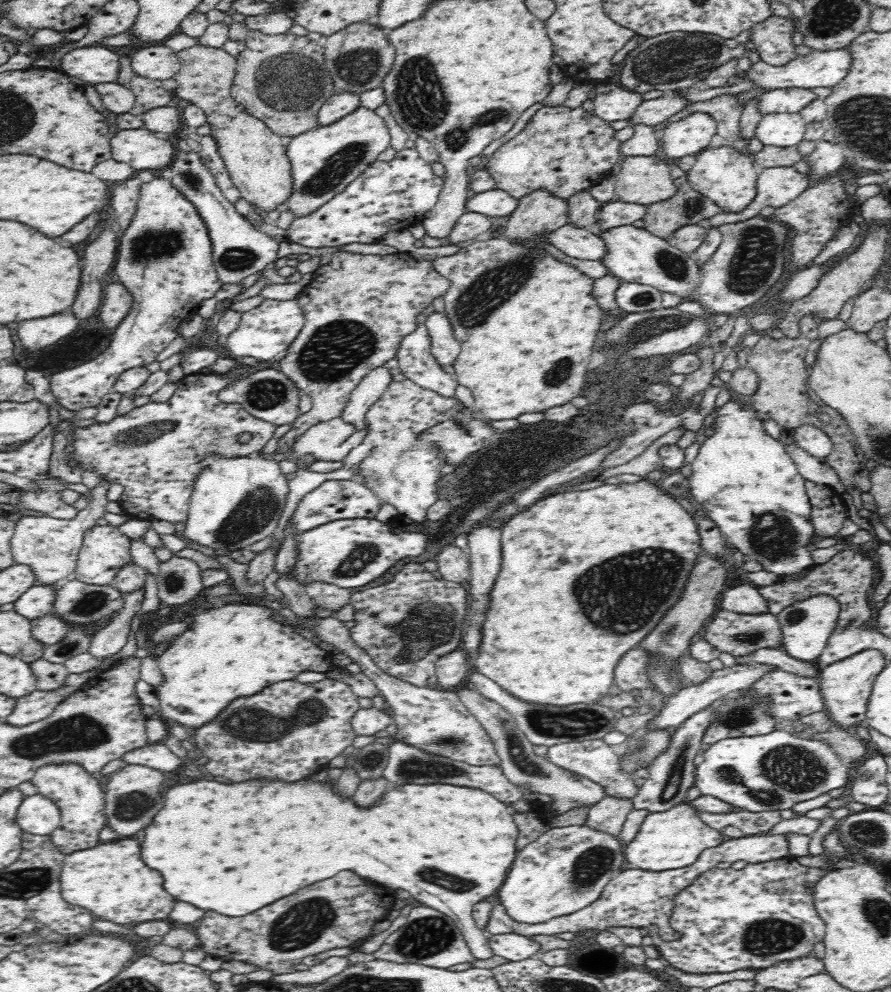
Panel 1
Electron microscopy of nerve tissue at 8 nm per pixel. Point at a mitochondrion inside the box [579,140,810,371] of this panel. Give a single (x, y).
(750, 270)

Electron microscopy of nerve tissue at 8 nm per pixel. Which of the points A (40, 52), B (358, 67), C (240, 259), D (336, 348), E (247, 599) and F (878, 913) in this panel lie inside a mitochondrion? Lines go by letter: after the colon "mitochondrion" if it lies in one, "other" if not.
A: other
B: mitochondrion
C: mitochondrion
D: mitochondrion
E: other
F: mitochondrion

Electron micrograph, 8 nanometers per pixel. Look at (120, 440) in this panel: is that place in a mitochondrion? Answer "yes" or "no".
yes

